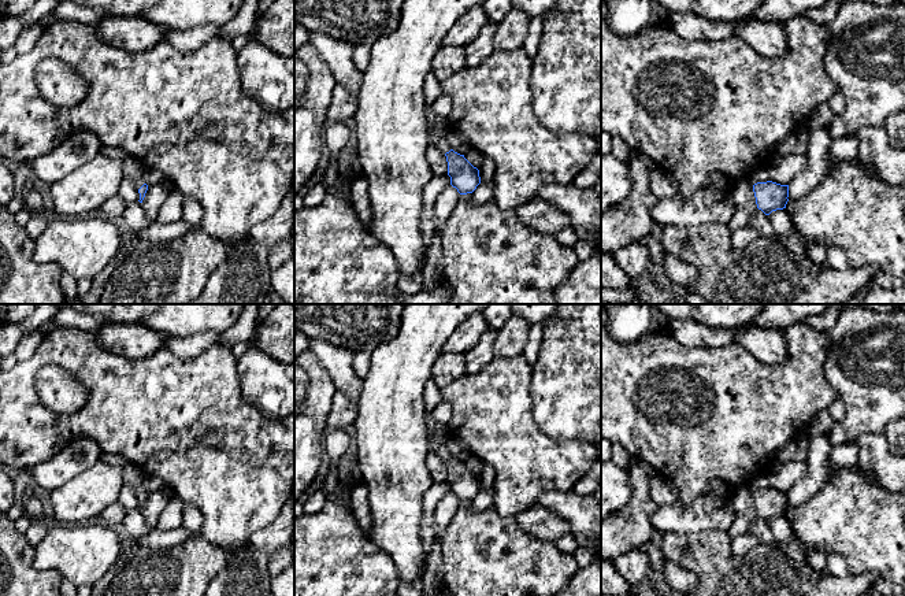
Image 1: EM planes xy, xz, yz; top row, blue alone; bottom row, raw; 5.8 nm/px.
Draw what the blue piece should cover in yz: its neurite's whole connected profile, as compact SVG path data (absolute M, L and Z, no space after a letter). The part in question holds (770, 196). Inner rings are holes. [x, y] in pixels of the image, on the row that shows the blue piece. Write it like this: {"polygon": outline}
{"polygon": "M772 181L757 182L753 185L753 192L757 208L765 215L786 208L789 201L789 185L780 185Z"}

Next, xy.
{"polygon": "M126 156L122 163L122 170L123 170L123 178L127 178L133 182L133 185L138 189L140 193L140 203L142 203L145 193L148 190L148 185L142 179L142 174L145 169L141 166L141 163L133 158L133 156Z"}

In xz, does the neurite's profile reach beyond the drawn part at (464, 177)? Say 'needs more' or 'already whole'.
needs more

